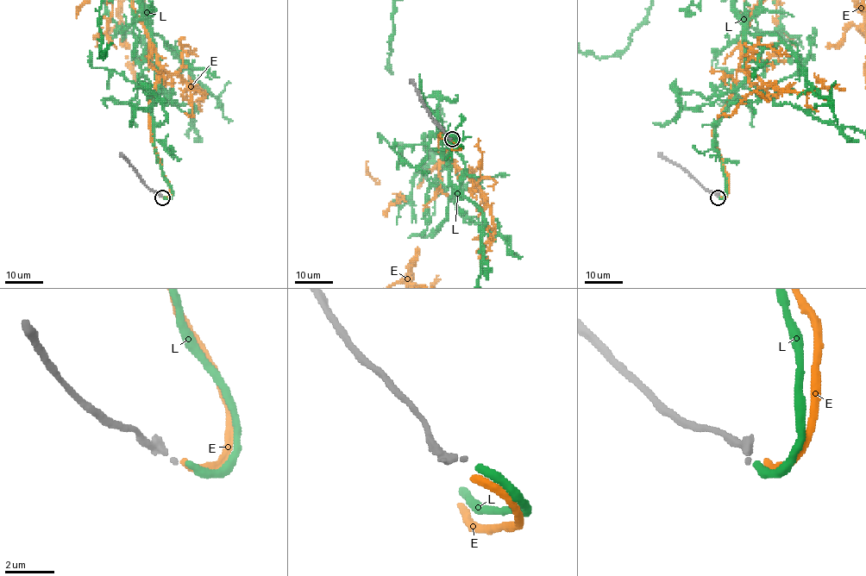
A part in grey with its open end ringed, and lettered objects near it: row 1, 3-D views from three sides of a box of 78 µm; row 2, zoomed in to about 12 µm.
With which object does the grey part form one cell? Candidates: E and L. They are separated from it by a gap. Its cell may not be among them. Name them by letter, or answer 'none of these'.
none of these

